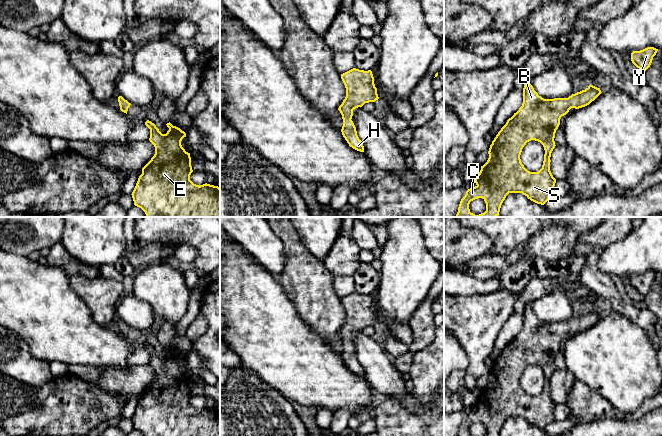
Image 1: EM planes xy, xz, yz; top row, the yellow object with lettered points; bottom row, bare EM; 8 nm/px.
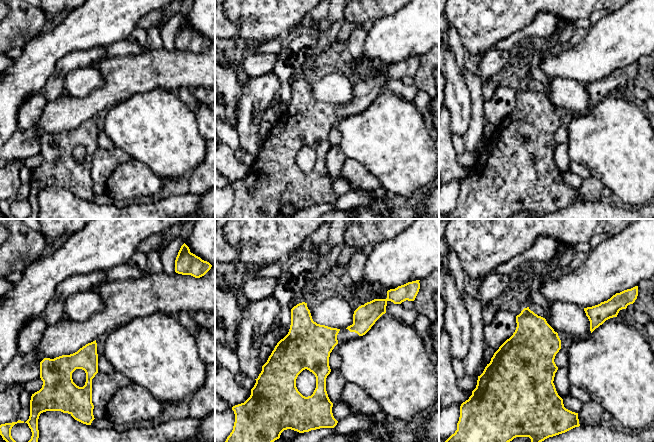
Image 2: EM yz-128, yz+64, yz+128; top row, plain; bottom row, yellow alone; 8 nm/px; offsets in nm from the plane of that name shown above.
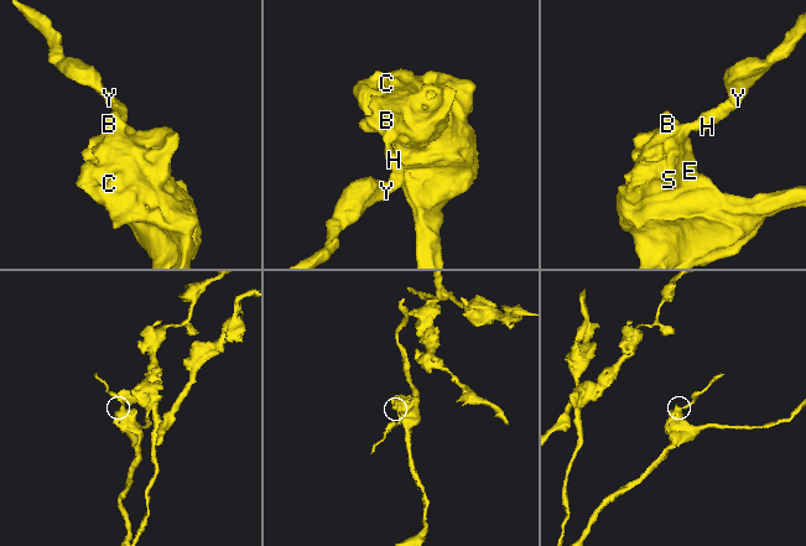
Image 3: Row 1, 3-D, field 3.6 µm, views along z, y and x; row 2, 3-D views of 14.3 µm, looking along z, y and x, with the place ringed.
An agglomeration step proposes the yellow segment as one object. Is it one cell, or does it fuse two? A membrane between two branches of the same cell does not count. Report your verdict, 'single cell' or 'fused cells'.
single cell

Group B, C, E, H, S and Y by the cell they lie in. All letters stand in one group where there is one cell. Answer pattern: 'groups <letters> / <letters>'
groups B C E H S Y

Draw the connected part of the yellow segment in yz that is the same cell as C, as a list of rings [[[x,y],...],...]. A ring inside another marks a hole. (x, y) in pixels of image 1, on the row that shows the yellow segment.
[[[525,82],[523,88],[523,103],[519,110],[509,118],[498,132],[490,145],[487,162],[474,179],[476,186],[466,191],[461,199],[456,217],[497,217],[500,208],[509,193],[522,193],[531,201],[544,205],[555,197],[554,186],[556,179],[550,171],[550,157],[555,148],[555,133],[560,125],[560,119],[571,108],[579,109],[589,105],[600,94],[600,88],[589,85],[585,90],[572,94],[568,98],[544,99],[538,95],[533,86]],[[527,142],[540,142],[545,150],[542,168],[538,172],[528,171],[521,162],[520,155]],[[482,198],[486,203],[486,211],[479,215],[470,212],[471,201]]]

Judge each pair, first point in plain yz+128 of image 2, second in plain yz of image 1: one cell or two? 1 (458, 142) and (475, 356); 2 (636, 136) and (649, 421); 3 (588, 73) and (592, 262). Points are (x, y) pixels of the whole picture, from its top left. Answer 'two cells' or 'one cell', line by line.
1: two cells
2: two cells
3: two cells

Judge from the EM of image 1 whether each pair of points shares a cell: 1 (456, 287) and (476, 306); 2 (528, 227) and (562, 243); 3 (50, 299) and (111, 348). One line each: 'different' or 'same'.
1: different
2: different
3: same

